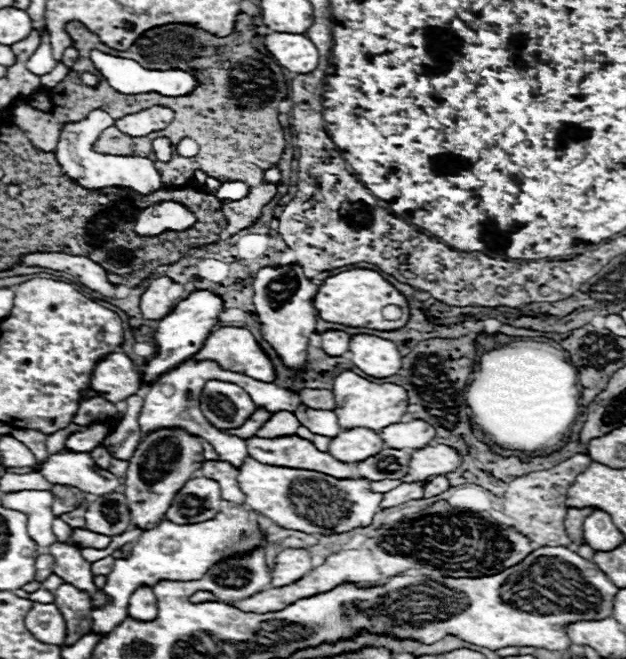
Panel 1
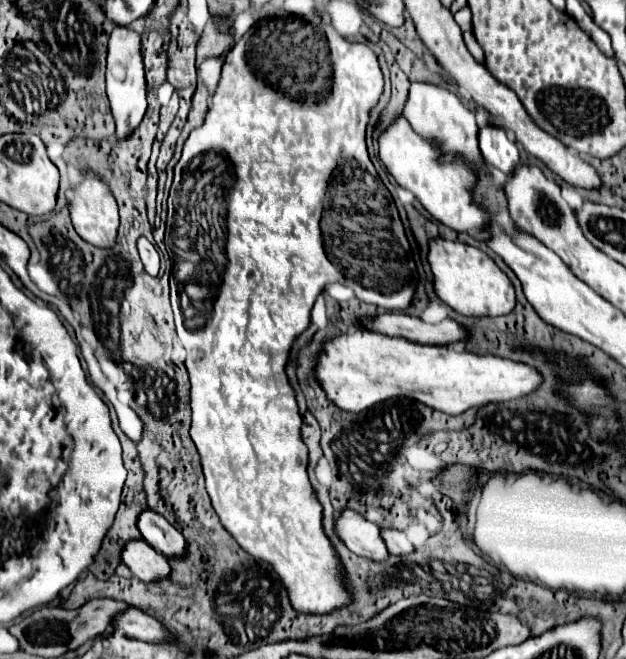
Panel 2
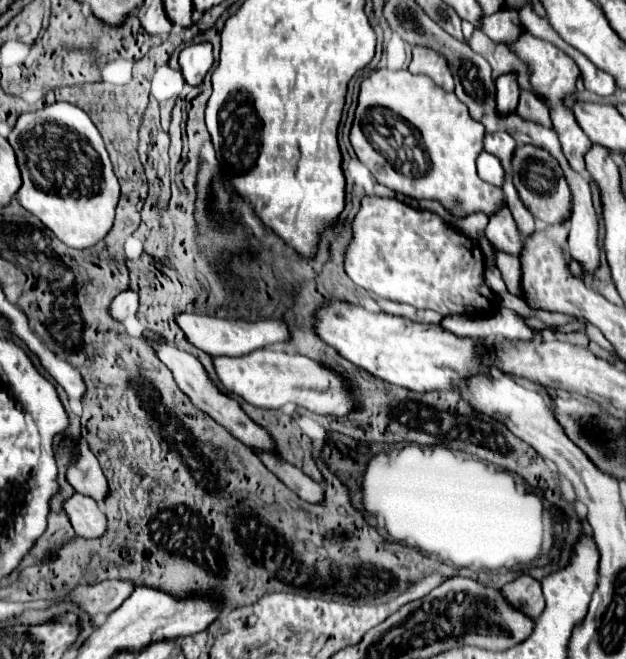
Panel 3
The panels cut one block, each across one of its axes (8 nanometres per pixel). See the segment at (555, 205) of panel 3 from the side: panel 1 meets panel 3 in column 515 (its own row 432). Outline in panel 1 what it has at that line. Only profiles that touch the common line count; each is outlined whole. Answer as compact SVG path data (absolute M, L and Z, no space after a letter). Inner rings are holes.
M156 430L140 442L136 454L128 462L130 466L126 472L124 496L128 502L132 528L148 530L164 520L176 490L180 490L188 478L194 478L196 470L200 470L204 462L202 440L186 434L184 430Z

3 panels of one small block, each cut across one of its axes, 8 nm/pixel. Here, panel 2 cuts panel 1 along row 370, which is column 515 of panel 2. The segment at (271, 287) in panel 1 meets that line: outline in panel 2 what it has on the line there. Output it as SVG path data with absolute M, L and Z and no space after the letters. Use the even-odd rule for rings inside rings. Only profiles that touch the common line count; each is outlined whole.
M432 238L428 242L428 264L434 276L432 284L436 296L444 304L448 304L454 312L462 316L492 316L492 318L512 312L516 304L514 286L510 278L496 266L496 262L482 250L462 242Z

